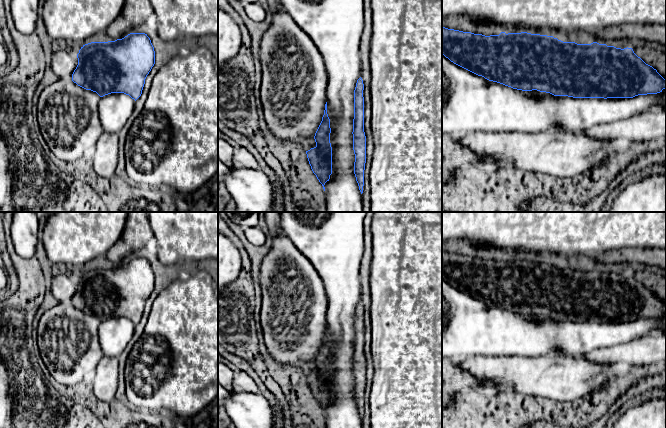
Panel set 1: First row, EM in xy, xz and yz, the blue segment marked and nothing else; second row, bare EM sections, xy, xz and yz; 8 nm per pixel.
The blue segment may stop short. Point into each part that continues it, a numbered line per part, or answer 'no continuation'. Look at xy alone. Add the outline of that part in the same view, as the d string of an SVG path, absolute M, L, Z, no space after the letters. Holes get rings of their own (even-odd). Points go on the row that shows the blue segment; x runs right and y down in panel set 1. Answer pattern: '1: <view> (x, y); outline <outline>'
no continuation

